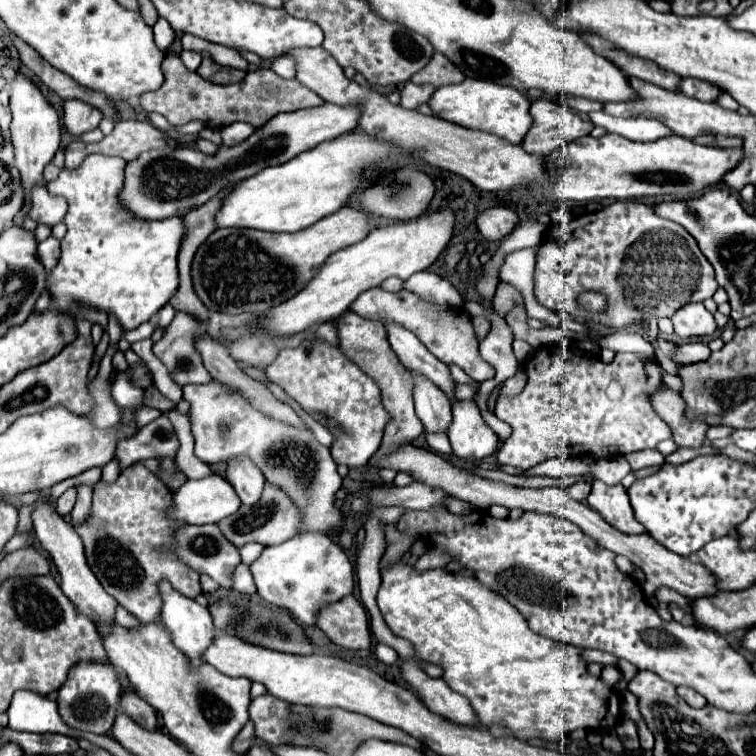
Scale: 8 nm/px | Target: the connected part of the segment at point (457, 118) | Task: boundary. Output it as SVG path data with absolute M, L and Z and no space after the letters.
M465 79L459 85L445 85L435 89L433 99L429 101L433 113L445 121L455 125L463 125L469 129L479 129L493 133L509 143L521 143L525 133L533 125L533 117L529 113L531 101L513 87L489 83L483 79Z

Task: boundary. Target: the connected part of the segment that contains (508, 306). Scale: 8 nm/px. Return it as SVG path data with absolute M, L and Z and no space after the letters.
M501 281L499 287L497 287L497 293L495 293L495 299L493 299L493 309L497 315L505 315L509 313L513 307L517 305L523 305L523 295L519 293L517 287L513 287L511 283L507 281Z

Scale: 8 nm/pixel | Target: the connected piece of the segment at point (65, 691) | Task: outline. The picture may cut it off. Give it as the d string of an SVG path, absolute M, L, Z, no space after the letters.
M79 661L69 669L67 681L59 689L57 705L59 713L65 719L65 723L77 731L97 733L105 735L109 733L117 709L119 709L119 697L121 697L121 683L115 667L111 663L93 663L93 661Z

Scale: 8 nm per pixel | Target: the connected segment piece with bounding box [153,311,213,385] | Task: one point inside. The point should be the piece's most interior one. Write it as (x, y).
(176, 349)

